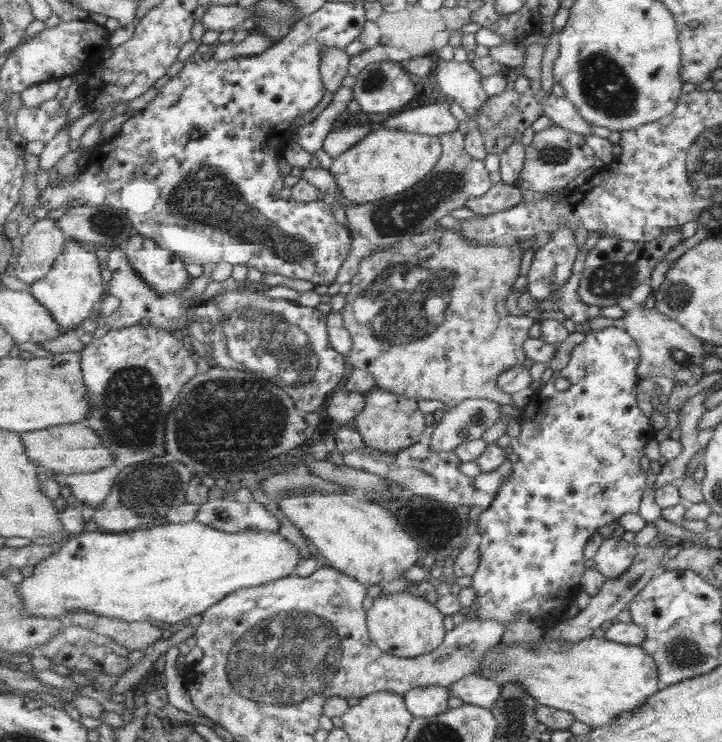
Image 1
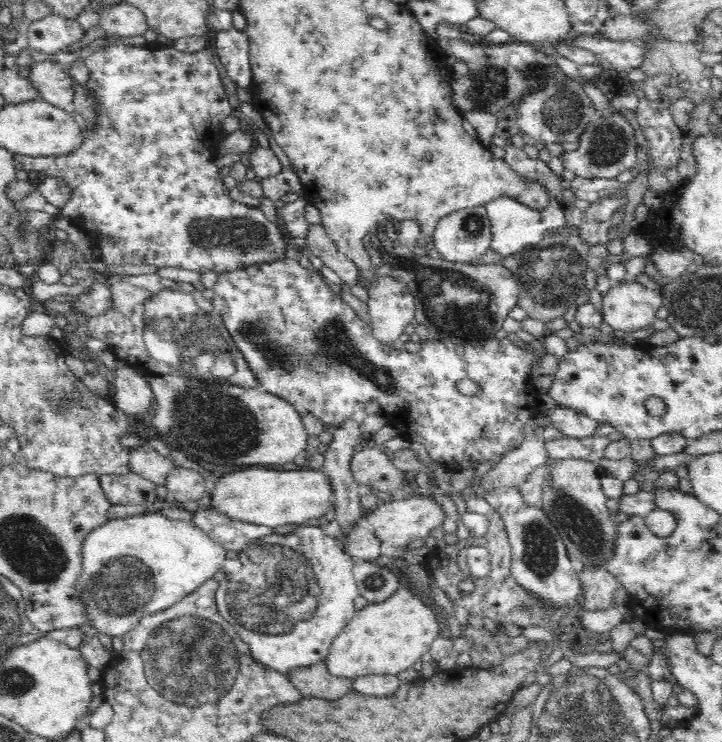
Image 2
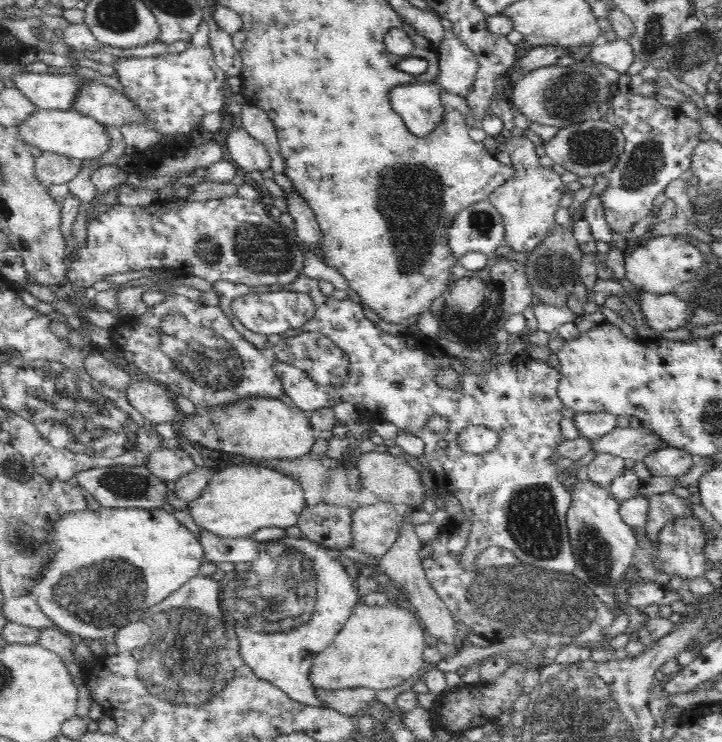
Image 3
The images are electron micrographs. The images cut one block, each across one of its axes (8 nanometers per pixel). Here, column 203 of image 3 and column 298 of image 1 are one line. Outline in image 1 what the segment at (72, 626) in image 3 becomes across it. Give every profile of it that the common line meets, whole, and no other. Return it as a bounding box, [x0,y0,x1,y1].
[17,520,301,628]

